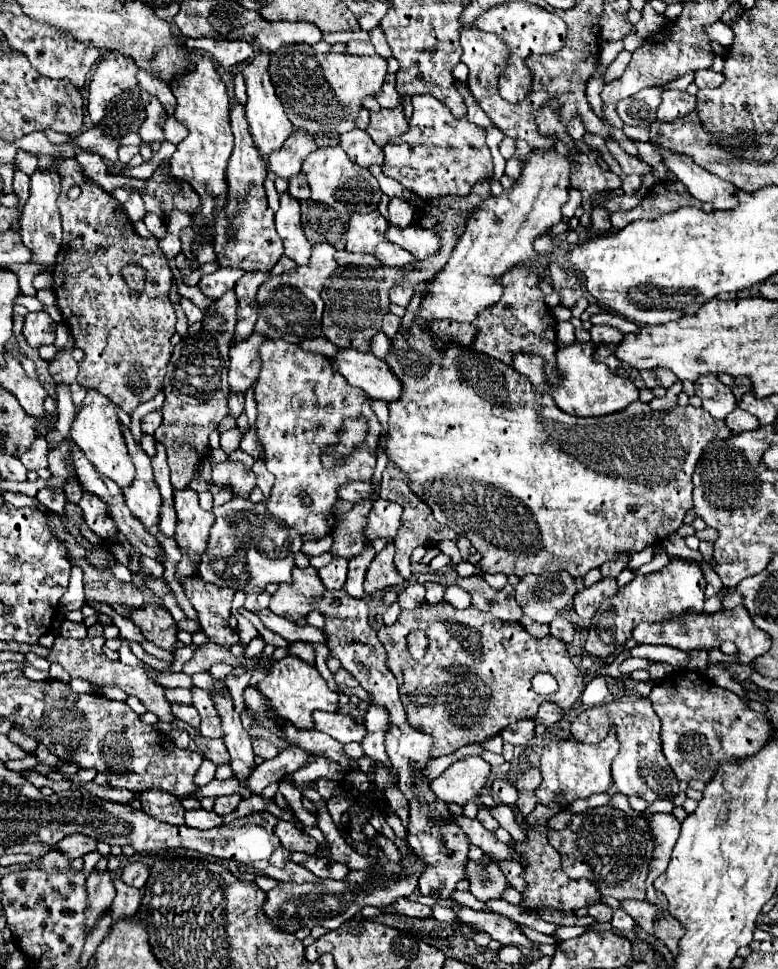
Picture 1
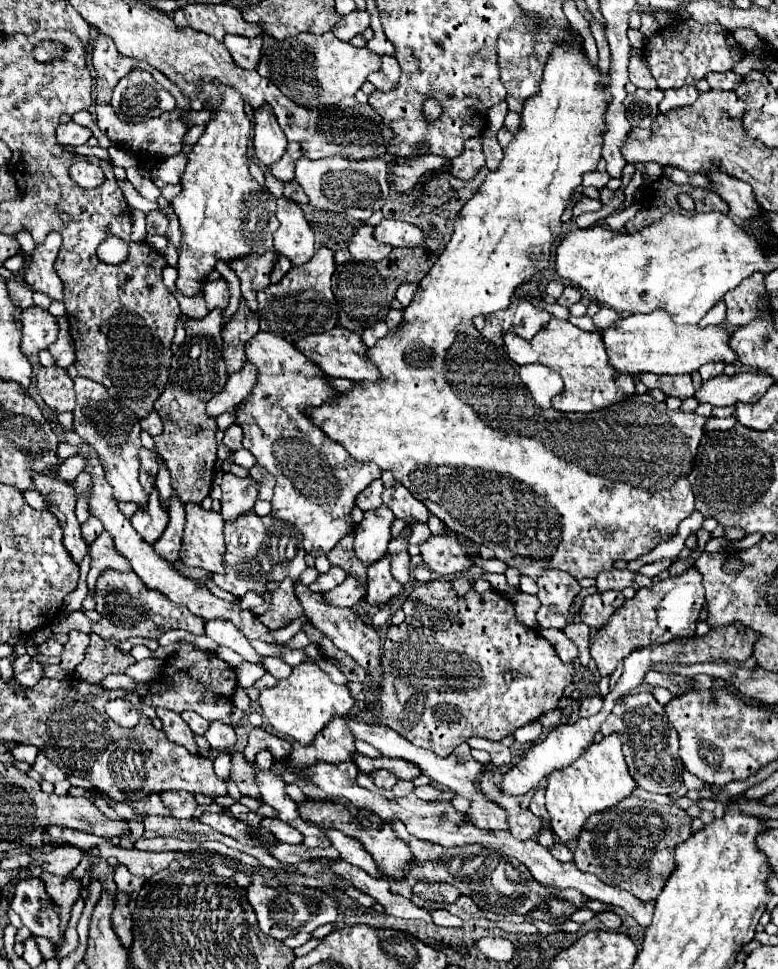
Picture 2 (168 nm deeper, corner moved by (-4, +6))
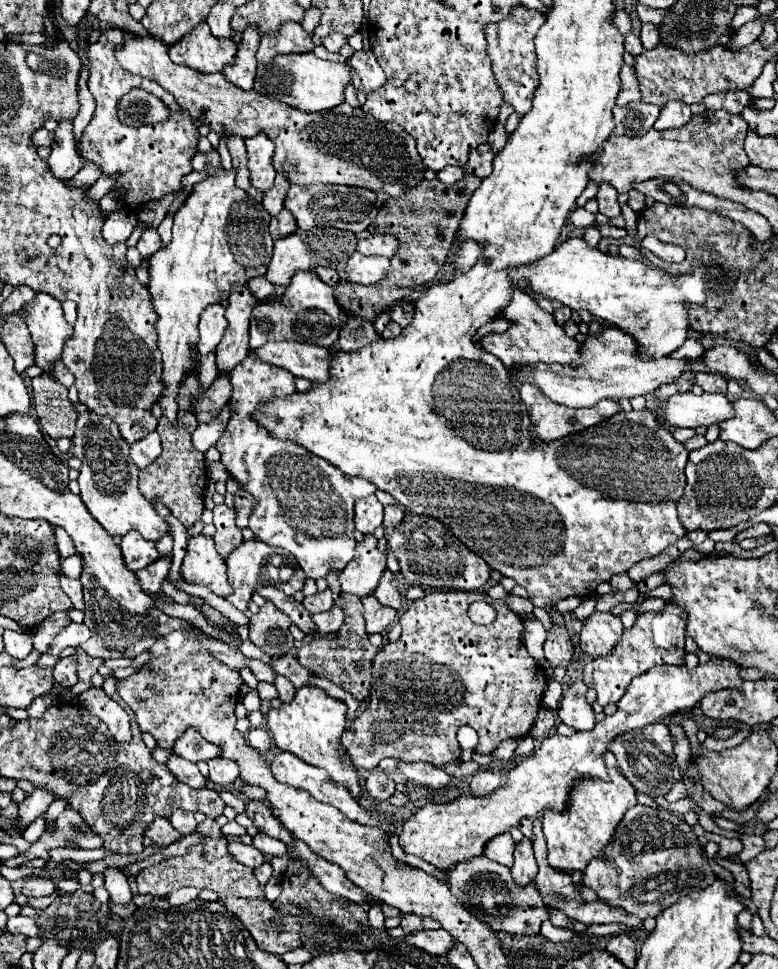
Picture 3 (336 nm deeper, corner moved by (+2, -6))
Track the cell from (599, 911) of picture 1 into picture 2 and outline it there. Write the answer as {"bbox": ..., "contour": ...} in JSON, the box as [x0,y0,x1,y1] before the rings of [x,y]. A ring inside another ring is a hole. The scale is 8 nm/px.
{"bbox":[597,912,623,930],"contour":[[[603,912],[603,914],[597,914],[597,918],[601,918],[601,922],[603,922],[603,926],[605,926],[607,930],[619,930],[619,928],[623,926],[621,918],[619,918],[617,914],[613,914],[613,912]]]}

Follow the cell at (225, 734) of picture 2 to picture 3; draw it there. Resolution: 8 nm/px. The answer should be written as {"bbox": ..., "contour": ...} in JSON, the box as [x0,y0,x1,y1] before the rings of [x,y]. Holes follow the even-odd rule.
{"bbox":[207,756,239,786],"contour":[[[217,756],[207,764],[209,764],[209,780],[213,780],[219,786],[231,786],[233,780],[239,776],[237,764],[233,764],[233,760],[223,760],[223,756]]]}

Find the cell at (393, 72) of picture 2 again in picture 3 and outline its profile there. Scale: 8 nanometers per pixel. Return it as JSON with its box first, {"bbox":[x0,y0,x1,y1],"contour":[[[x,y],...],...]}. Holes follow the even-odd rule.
{"bbox":[349,52,385,94],"contour":[[[355,52],[349,60],[349,64],[355,68],[355,76],[353,76],[353,86],[355,90],[361,90],[365,94],[381,88],[381,84],[385,84],[385,72],[383,68],[377,64],[377,58],[373,56],[373,52]]]}

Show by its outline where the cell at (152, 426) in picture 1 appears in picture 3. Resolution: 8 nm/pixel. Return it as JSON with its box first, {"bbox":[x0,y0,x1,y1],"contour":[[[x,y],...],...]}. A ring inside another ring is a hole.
{"bbox":[131,432,161,468],"contour":[[[151,432],[143,440],[139,440],[137,444],[131,444],[131,460],[139,468],[145,468],[153,460],[157,460],[159,454],[161,454],[161,438],[157,432]]]}

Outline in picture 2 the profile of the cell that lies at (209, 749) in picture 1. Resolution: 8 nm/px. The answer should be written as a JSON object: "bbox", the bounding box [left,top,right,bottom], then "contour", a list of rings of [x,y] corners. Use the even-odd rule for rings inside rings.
{"bbox":[231,752,263,804],"contour":[[[239,752],[231,754],[231,762],[233,762],[233,766],[231,766],[231,780],[239,786],[241,794],[243,794],[243,796],[251,796],[251,798],[255,798],[259,804],[263,804],[261,794],[259,794],[259,788],[257,788],[257,784],[255,784],[255,772],[253,772],[251,766],[245,764],[243,754],[239,754]]]}

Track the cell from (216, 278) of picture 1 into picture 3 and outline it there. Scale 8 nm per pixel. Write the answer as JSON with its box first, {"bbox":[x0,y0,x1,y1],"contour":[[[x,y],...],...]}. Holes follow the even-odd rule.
{"bbox":[197,304,227,354],"contour":[[[209,304],[209,308],[205,308],[205,312],[201,314],[199,322],[199,344],[197,344],[199,354],[213,352],[221,342],[225,328],[227,328],[225,308],[221,304]]]}

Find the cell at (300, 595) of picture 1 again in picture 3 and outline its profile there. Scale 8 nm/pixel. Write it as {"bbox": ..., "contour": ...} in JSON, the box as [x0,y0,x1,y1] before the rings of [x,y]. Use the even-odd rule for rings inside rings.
{"bbox":[249,602,293,656],"contour":[[[265,602],[259,614],[251,616],[249,638],[255,646],[271,656],[283,656],[293,652],[293,636],[289,632],[291,620],[273,602]]]}

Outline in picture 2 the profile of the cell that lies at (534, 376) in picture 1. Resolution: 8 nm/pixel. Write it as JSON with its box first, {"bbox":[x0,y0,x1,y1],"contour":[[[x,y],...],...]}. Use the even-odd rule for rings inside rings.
{"bbox":[503,318,635,412],"contour":[[[551,318],[535,336],[535,342],[523,340],[515,334],[503,334],[503,342],[507,354],[513,362],[520,366],[541,362],[543,366],[553,368],[563,378],[563,392],[551,400],[553,408],[559,412],[593,412],[607,408],[627,396],[633,396],[635,384],[629,376],[623,380],[611,380],[611,364],[607,364],[605,348],[601,334],[597,332],[583,332],[573,326],[569,320]]]}

